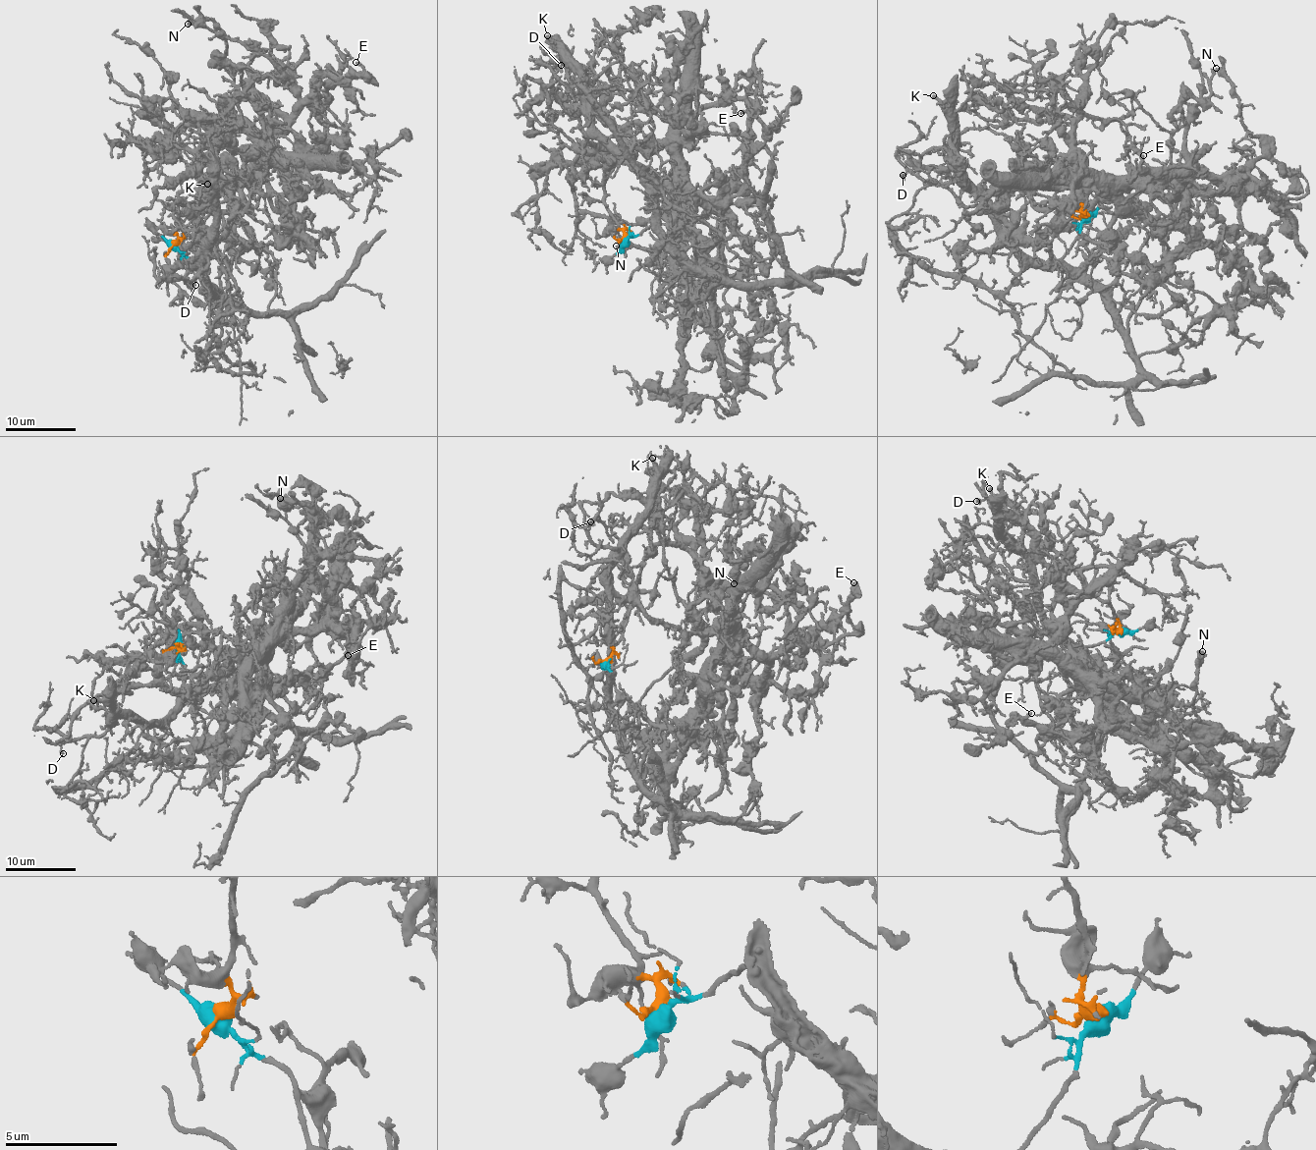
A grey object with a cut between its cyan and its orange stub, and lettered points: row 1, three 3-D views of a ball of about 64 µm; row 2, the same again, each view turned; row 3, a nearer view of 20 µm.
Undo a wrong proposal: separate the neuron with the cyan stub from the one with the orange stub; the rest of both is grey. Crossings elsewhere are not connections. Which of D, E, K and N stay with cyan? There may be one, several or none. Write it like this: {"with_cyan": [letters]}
{"with_cyan": ["D", "K"]}

